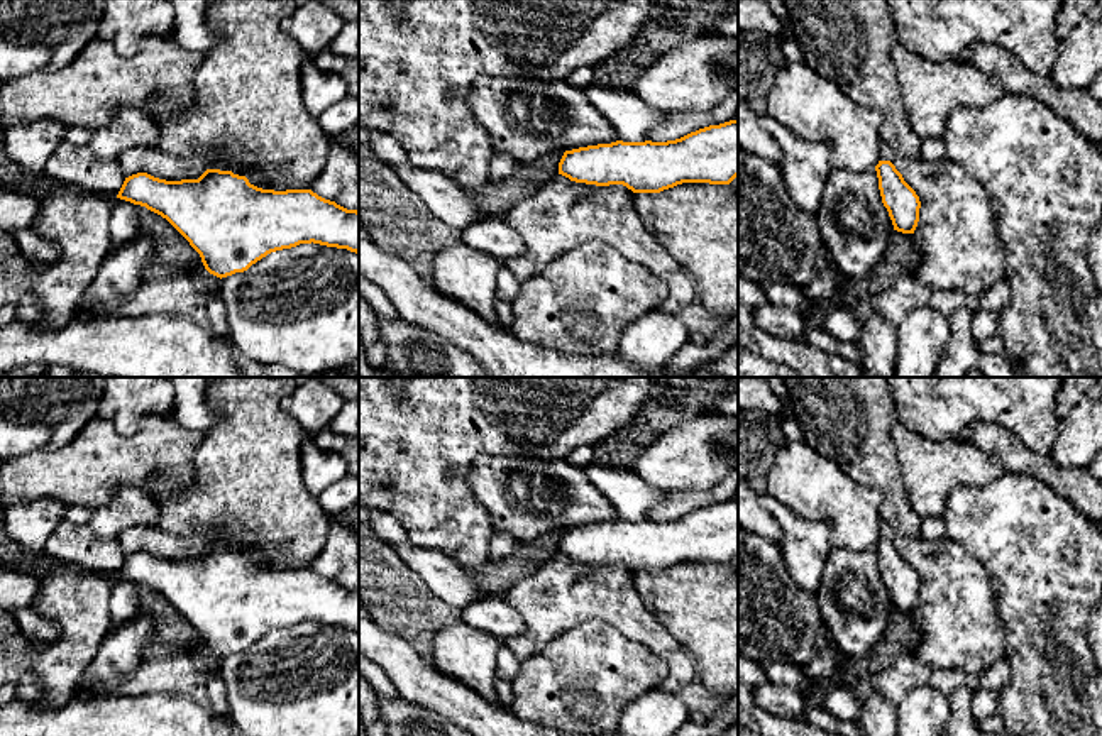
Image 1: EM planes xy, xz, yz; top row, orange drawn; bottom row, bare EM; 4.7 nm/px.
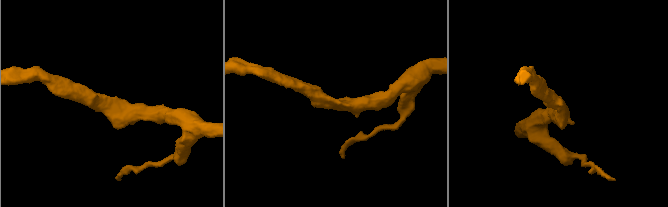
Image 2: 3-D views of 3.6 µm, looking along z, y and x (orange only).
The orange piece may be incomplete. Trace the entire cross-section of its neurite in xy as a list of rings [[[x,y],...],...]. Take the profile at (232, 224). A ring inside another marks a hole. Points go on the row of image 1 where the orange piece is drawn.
[[[207,169],[198,179],[166,181],[147,173],[125,178],[117,198],[166,218],[200,254],[205,269],[227,277],[247,271],[271,252],[320,244],[359,254],[359,211],[311,189],[262,189],[232,171]]]

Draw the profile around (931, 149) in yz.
[[[936,137],[921,139],[921,157],[926,161],[946,159],[946,149],[943,139],[936,139]]]

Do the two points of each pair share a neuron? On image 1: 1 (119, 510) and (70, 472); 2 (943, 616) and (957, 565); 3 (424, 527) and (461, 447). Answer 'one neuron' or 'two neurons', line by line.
1: two neurons
2: one neuron
3: one neuron

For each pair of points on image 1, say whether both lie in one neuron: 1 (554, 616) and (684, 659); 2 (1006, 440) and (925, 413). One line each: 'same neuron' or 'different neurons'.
1: same neuron
2: different neurons

